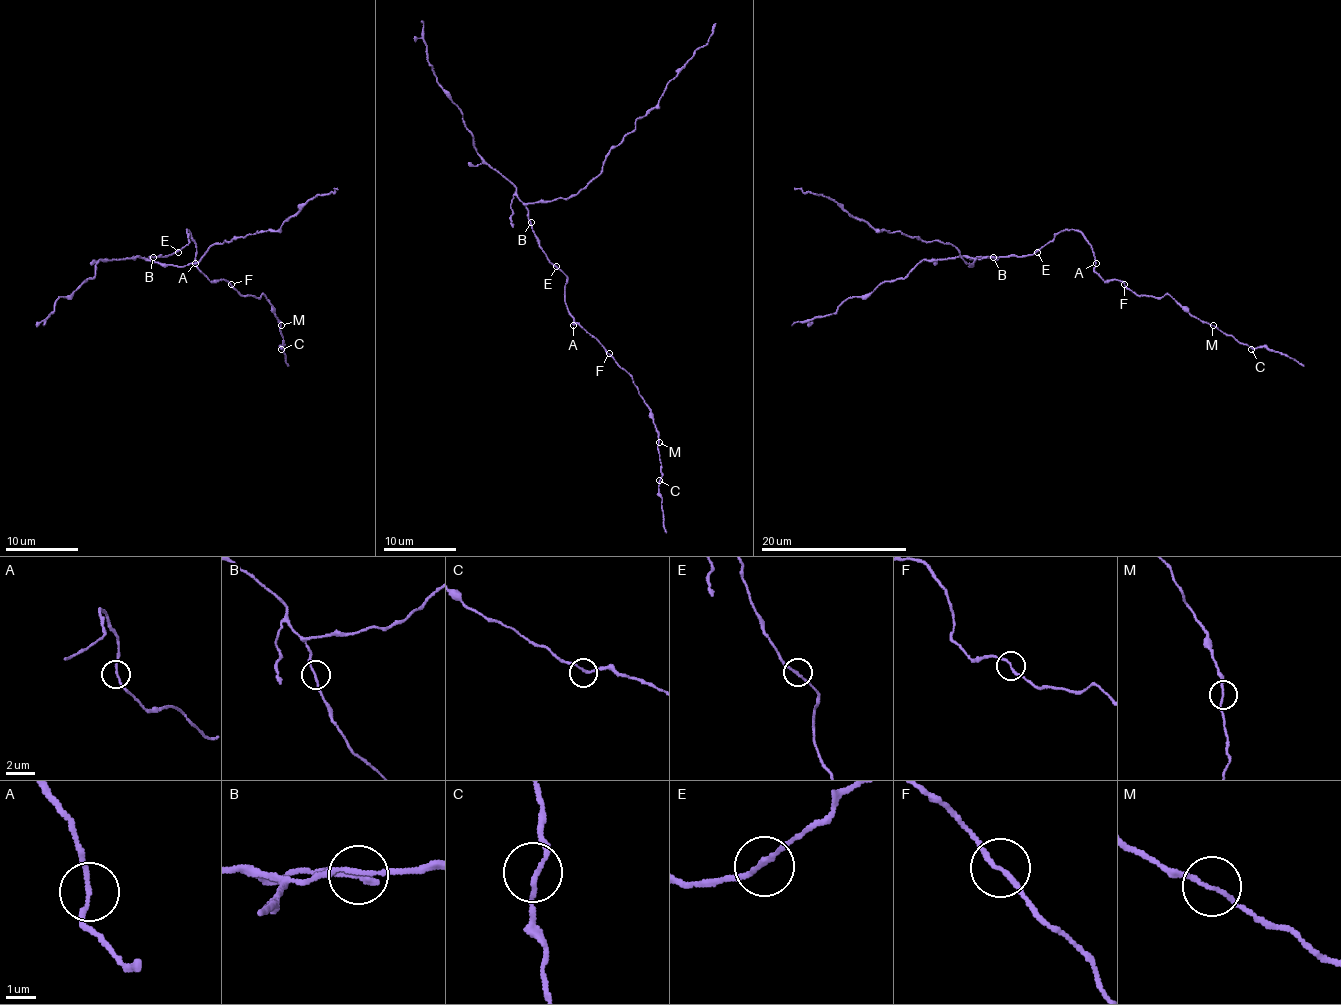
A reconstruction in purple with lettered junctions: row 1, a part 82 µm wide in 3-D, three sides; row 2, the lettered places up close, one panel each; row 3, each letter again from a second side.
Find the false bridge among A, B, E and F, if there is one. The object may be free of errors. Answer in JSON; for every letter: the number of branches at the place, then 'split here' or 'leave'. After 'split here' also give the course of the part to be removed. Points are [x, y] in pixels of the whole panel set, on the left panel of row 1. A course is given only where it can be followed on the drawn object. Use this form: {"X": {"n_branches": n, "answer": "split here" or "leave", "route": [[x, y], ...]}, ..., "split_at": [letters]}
{"A": {"n_branches": 2, "answer": "leave"}, "B": {"n_branches": 2, "answer": "leave"}, "E": {"n_branches": 2, "answer": "leave"}, "F": {"n_branches": 2, "answer": "split here", "route": [[231, 285], [244, 296], [257, 298], [262, 294], [279, 319], [281, 347], [288, 365]]}, "split_at": ["F"]}

